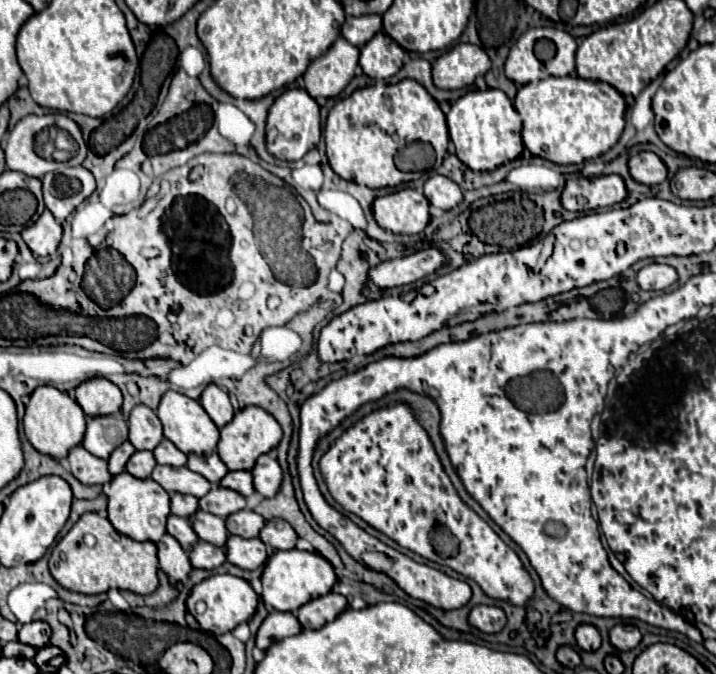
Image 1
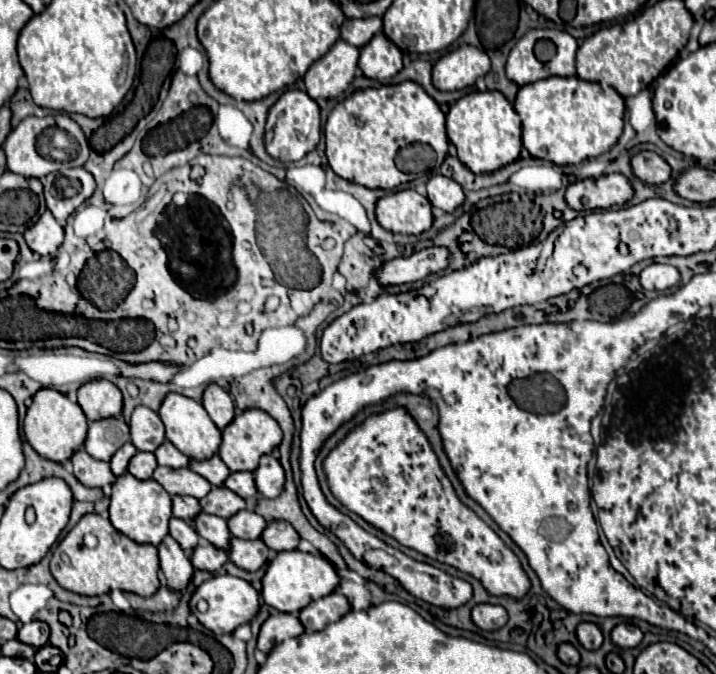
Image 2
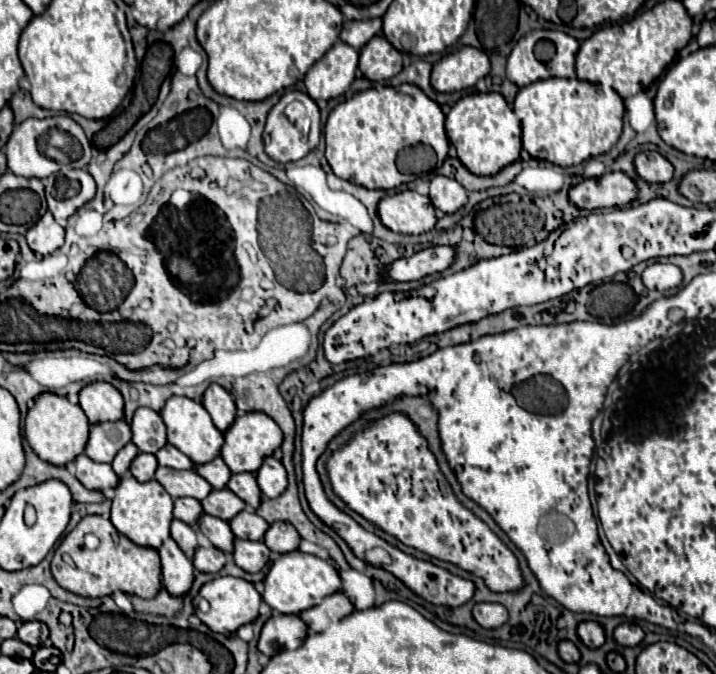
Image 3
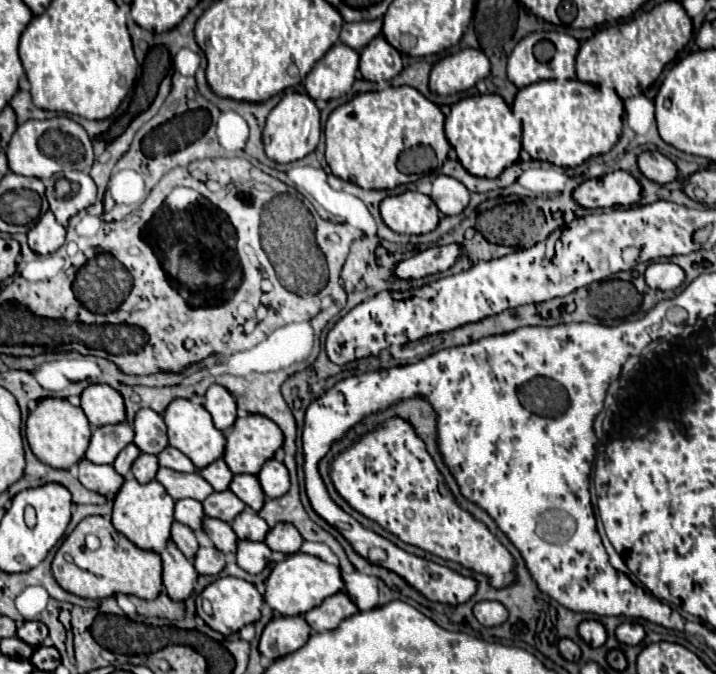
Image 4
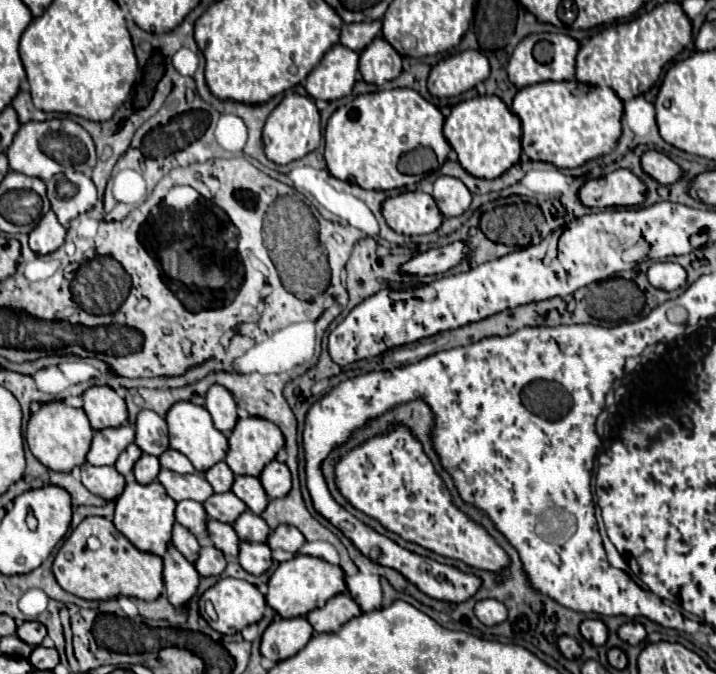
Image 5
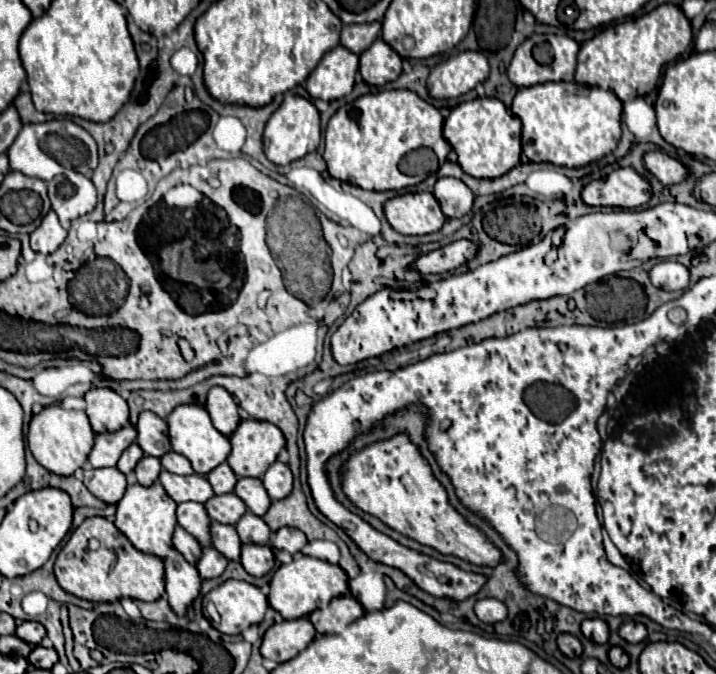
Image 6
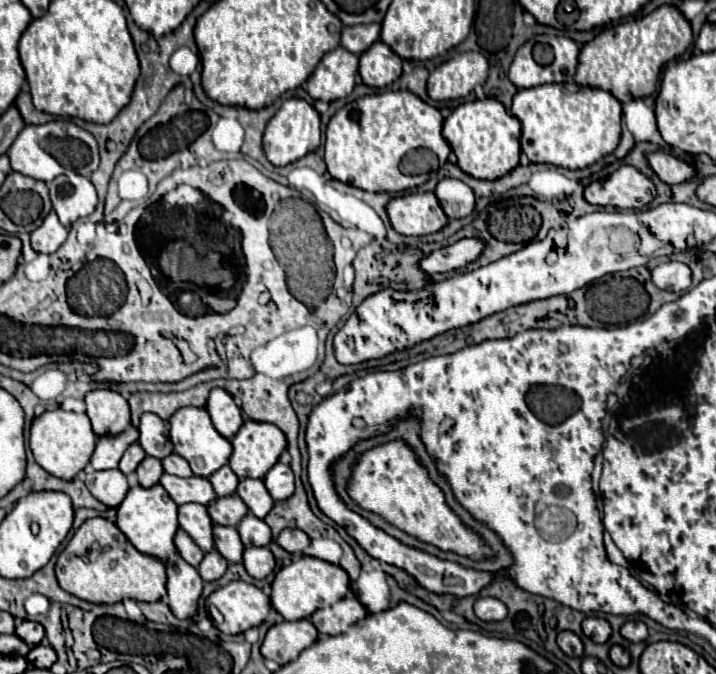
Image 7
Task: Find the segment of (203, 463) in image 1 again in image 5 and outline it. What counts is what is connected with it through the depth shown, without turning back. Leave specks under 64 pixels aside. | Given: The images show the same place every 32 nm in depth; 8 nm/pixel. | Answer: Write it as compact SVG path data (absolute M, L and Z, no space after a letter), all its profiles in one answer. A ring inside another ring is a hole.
M222 460L222 462L216 462L212 468L208 468L204 472L204 478L212 484L214 492L228 492L230 486L232 486L234 474L228 468L228 464L224 464L224 460Z

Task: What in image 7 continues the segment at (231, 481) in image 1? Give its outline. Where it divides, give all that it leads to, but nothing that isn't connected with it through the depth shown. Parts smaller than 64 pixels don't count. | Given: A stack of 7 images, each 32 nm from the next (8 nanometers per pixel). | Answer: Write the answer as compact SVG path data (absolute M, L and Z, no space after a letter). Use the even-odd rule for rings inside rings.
M240 480L236 494L244 500L248 510L258 518L264 518L268 514L268 508L272 508L274 504L262 480Z

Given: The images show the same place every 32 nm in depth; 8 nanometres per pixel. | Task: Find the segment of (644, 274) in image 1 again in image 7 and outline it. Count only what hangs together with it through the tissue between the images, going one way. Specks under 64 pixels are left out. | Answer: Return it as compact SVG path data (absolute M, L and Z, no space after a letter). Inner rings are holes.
M664 262L652 270L652 282L670 292L684 292L690 288L690 268L682 262Z

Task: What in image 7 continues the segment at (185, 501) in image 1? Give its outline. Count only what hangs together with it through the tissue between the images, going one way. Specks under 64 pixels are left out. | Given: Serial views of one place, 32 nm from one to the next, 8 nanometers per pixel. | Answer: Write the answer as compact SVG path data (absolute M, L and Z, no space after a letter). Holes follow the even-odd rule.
M182 504L178 506L178 522L180 526L200 544L204 552L214 550L212 540L212 520L208 516L208 510L202 504Z

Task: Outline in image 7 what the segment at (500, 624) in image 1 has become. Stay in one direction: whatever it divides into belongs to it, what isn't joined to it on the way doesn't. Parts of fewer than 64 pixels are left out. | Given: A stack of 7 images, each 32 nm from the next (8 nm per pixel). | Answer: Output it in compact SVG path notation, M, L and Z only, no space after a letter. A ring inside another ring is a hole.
M478 598L474 604L474 612L484 622L498 622L498 620L504 620L504 616L508 614L508 608L504 608L504 604L496 598Z

